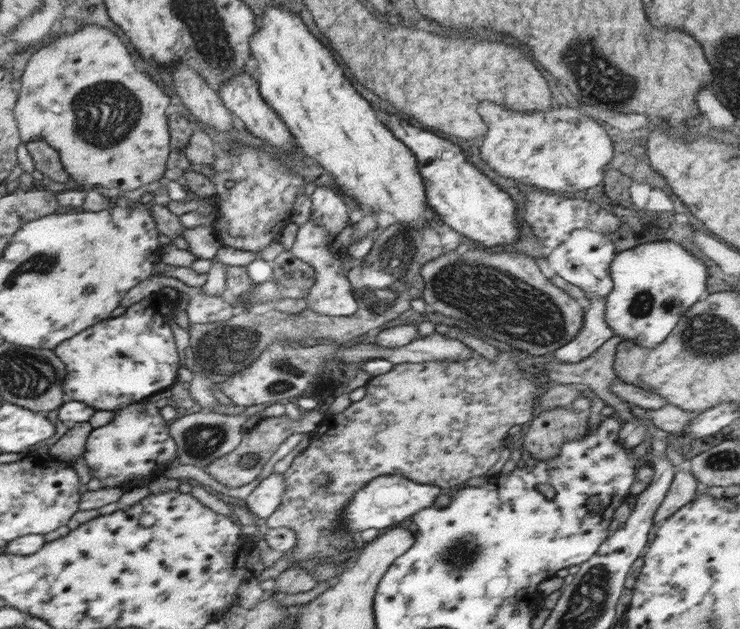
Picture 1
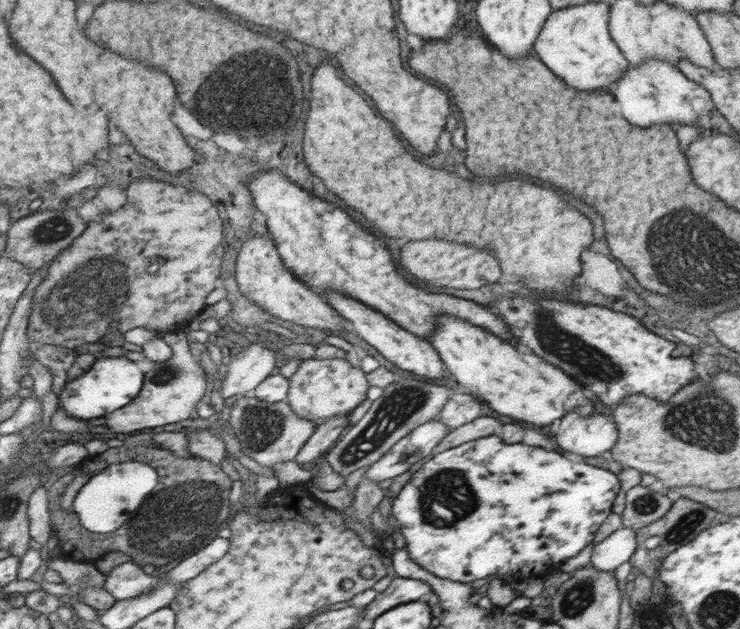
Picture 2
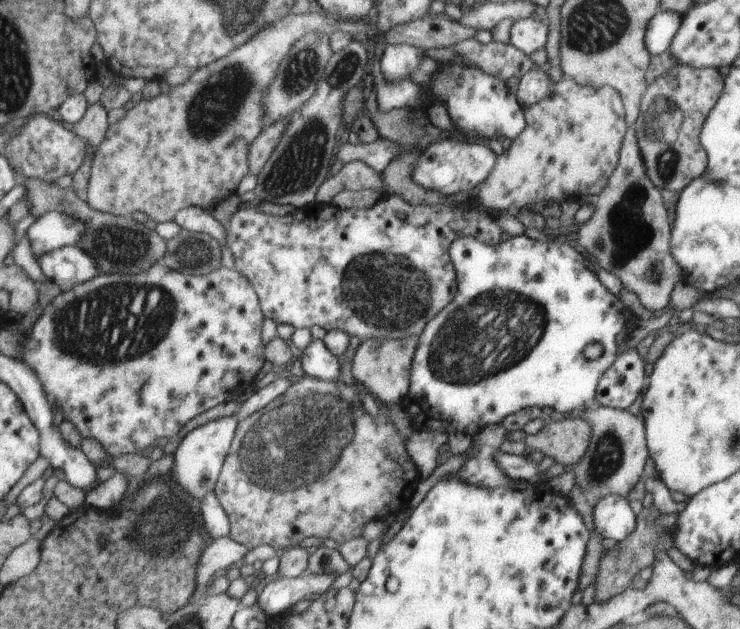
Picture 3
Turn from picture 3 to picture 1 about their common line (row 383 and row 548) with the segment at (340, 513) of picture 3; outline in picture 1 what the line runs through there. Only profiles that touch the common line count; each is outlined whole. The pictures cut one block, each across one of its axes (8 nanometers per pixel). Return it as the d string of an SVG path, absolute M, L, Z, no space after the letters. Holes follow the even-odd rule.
M505 344L505 346L497 348L497 352L499 352L499 354L497 354L497 356L495 356L495 360L491 360L491 362L489 362L489 360L485 360L483 356L479 356L477 352L473 352L473 354L471 354L471 358L467 358L467 360L429 360L429 362L403 362L403 364L395 364L395 366L393 366L393 370L389 370L387 374L379 374L379 376L371 378L371 380L365 384L365 390L367 390L367 392L365 392L365 398L363 398L363 400L353 402L353 404L351 404L345 412L341 412L341 414L335 414L335 416L331 416L331 414L327 414L327 412L323 414L325 418L323 418L323 422L319 424L319 428L311 434L311 442L309 442L309 446L307 446L305 450L301 450L301 454L299 454L299 456L295 456L295 458L293 458L293 462L291 462L291 466L287 468L287 474L289 474L287 484L289 484L289 486L287 486L287 494L283 496L283 504L279 506L279 510L277 510L275 514L271 514L271 516L265 520L265 524L267 524L269 528L281 528L281 526L285 526L285 528L291 528L291 530L297 534L297 544L295 544L295 548L293 548L293 550L289 550L289 552L291 552L291 560L297 560L297 562L299 562L299 560L303 560L303 562L311 562L311 558L319 558L319 560L321 560L321 558L325 558L325 556L327 556L327 560L325 560L325 562L329 564L329 562L337 562L337 560L341 560L341 556L339 556L339 554L343 552L343 548L345 548L345 546L349 546L349 548L357 550L357 548L359 548L359 544L361 544L361 540L355 540L355 538L353 538L353 540L341 540L341 542L339 542L339 540L331 538L329 530L335 526L335 522L337 522L337 518L341 516L341 512L343 512L343 508L347 506L347 502L351 502L351 498L355 498L355 494L359 494L359 490L363 490L363 486L367 486L373 478L377 478L377 476L381 476L381 474L407 474L407 478L415 478L415 482L419 482L419 484L433 484L433 486L439 486L439 488L451 488L451 486L455 486L455 484L465 482L467 478L481 476L481 474L485 474L485 472L487 472L487 468L489 468L489 466L497 460L499 452L503 450L503 440L505 440L505 434L507 434L509 426L513 428L513 424L519 424L519 426L527 426L527 424L529 424L529 420L531 420L531 416L533 416L533 402L535 402L535 396L539 394L539 390L537 390L537 386L535 386L533 382L521 382L521 380L523 380L523 376L521 376L521 370L517 368L517 364L515 364L515 362L523 356L523 354L521 354L521 350L513 350L513 346ZM515 380L519 380L519 382L515 382ZM511 382L513 382L513 384L511 384ZM509 384L511 384L511 386L519 386L519 388L517 388L519 392L509 392ZM455 400L457 400L457 402L455 402ZM477 406L481 406L481 412L477 412ZM489 408L491 408L491 412L493 412L493 414L489 412ZM493 408L495 408L495 410L493 410ZM455 412L457 412L457 414L455 414ZM329 542L331 542L331 546L329 546Z

